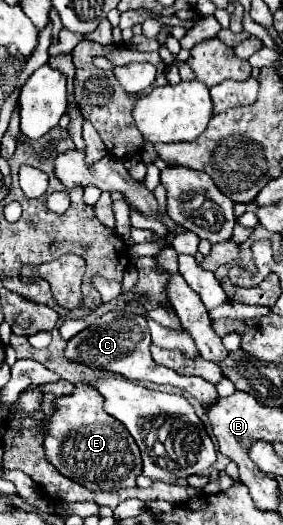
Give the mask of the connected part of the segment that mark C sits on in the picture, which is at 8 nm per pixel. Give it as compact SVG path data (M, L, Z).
M107 312L101 318L97 318L89 328L85 328L77 336L73 336L67 342L65 352L67 352L69 360L79 360L81 364L91 364L91 368L123 374L127 380L177 386L181 390L187 390L189 394L193 394L201 404L209 404L211 400L215 400L217 390L213 384L209 384L207 380L197 378L197 376L179 376L177 372L171 372L169 368L157 366L151 358L149 346L151 346L151 336L149 336L149 328L147 328L147 322L143 316L137 316L137 314L119 316L119 314Z

